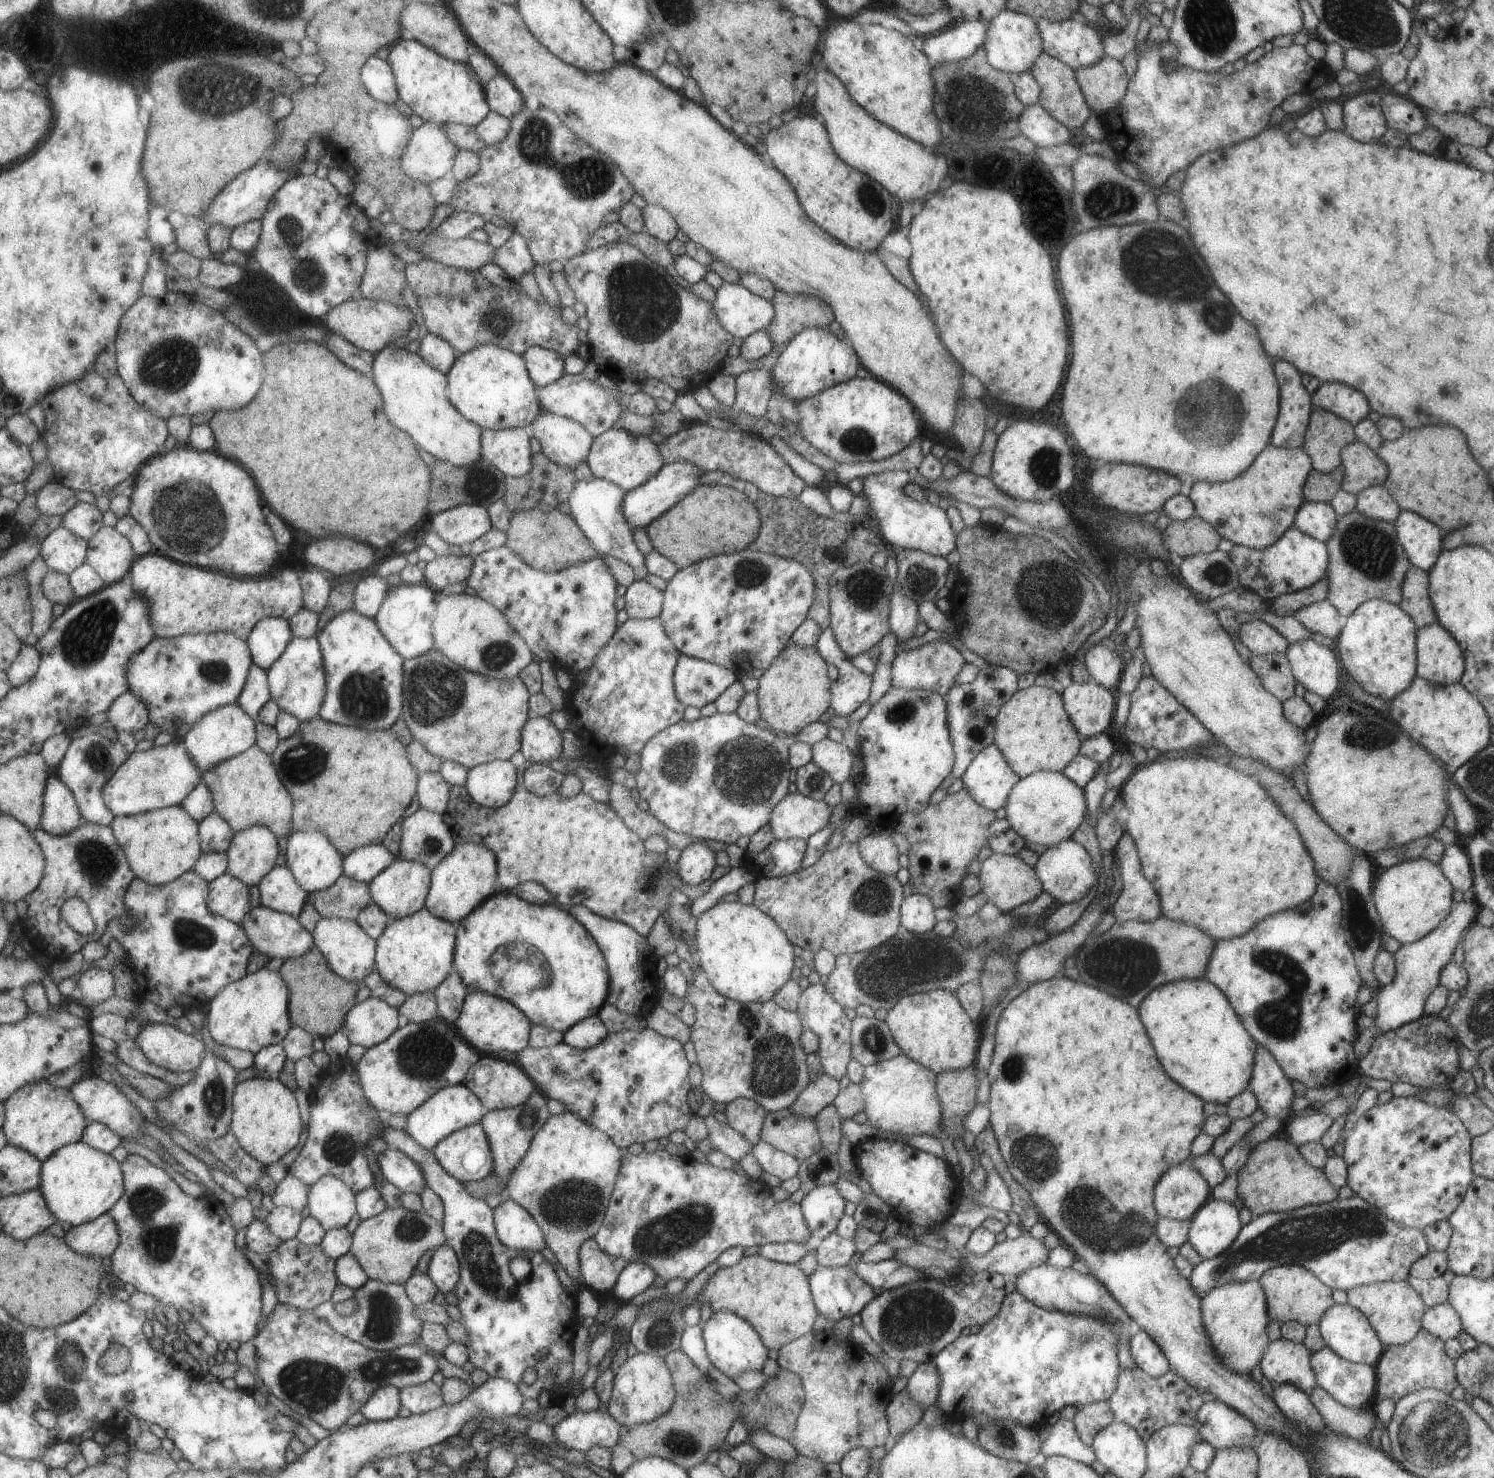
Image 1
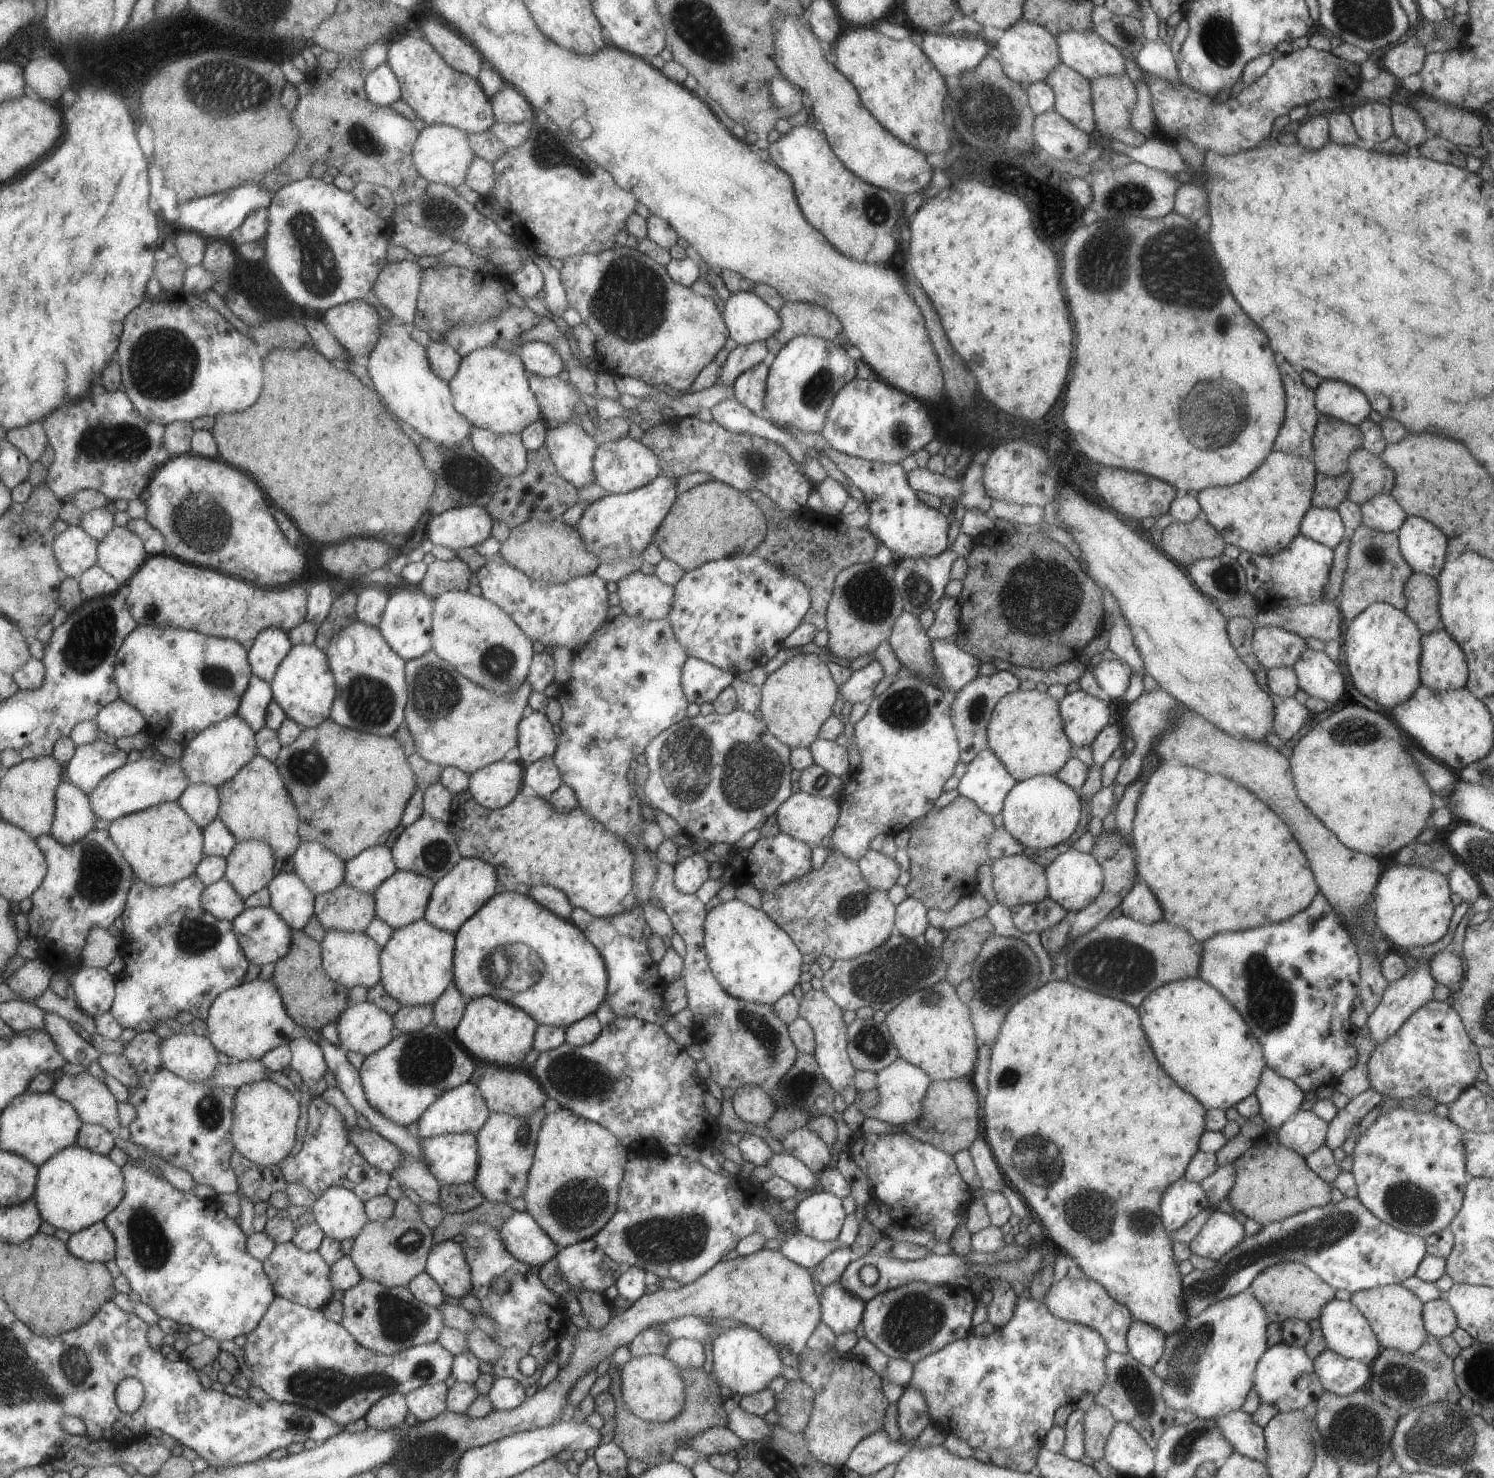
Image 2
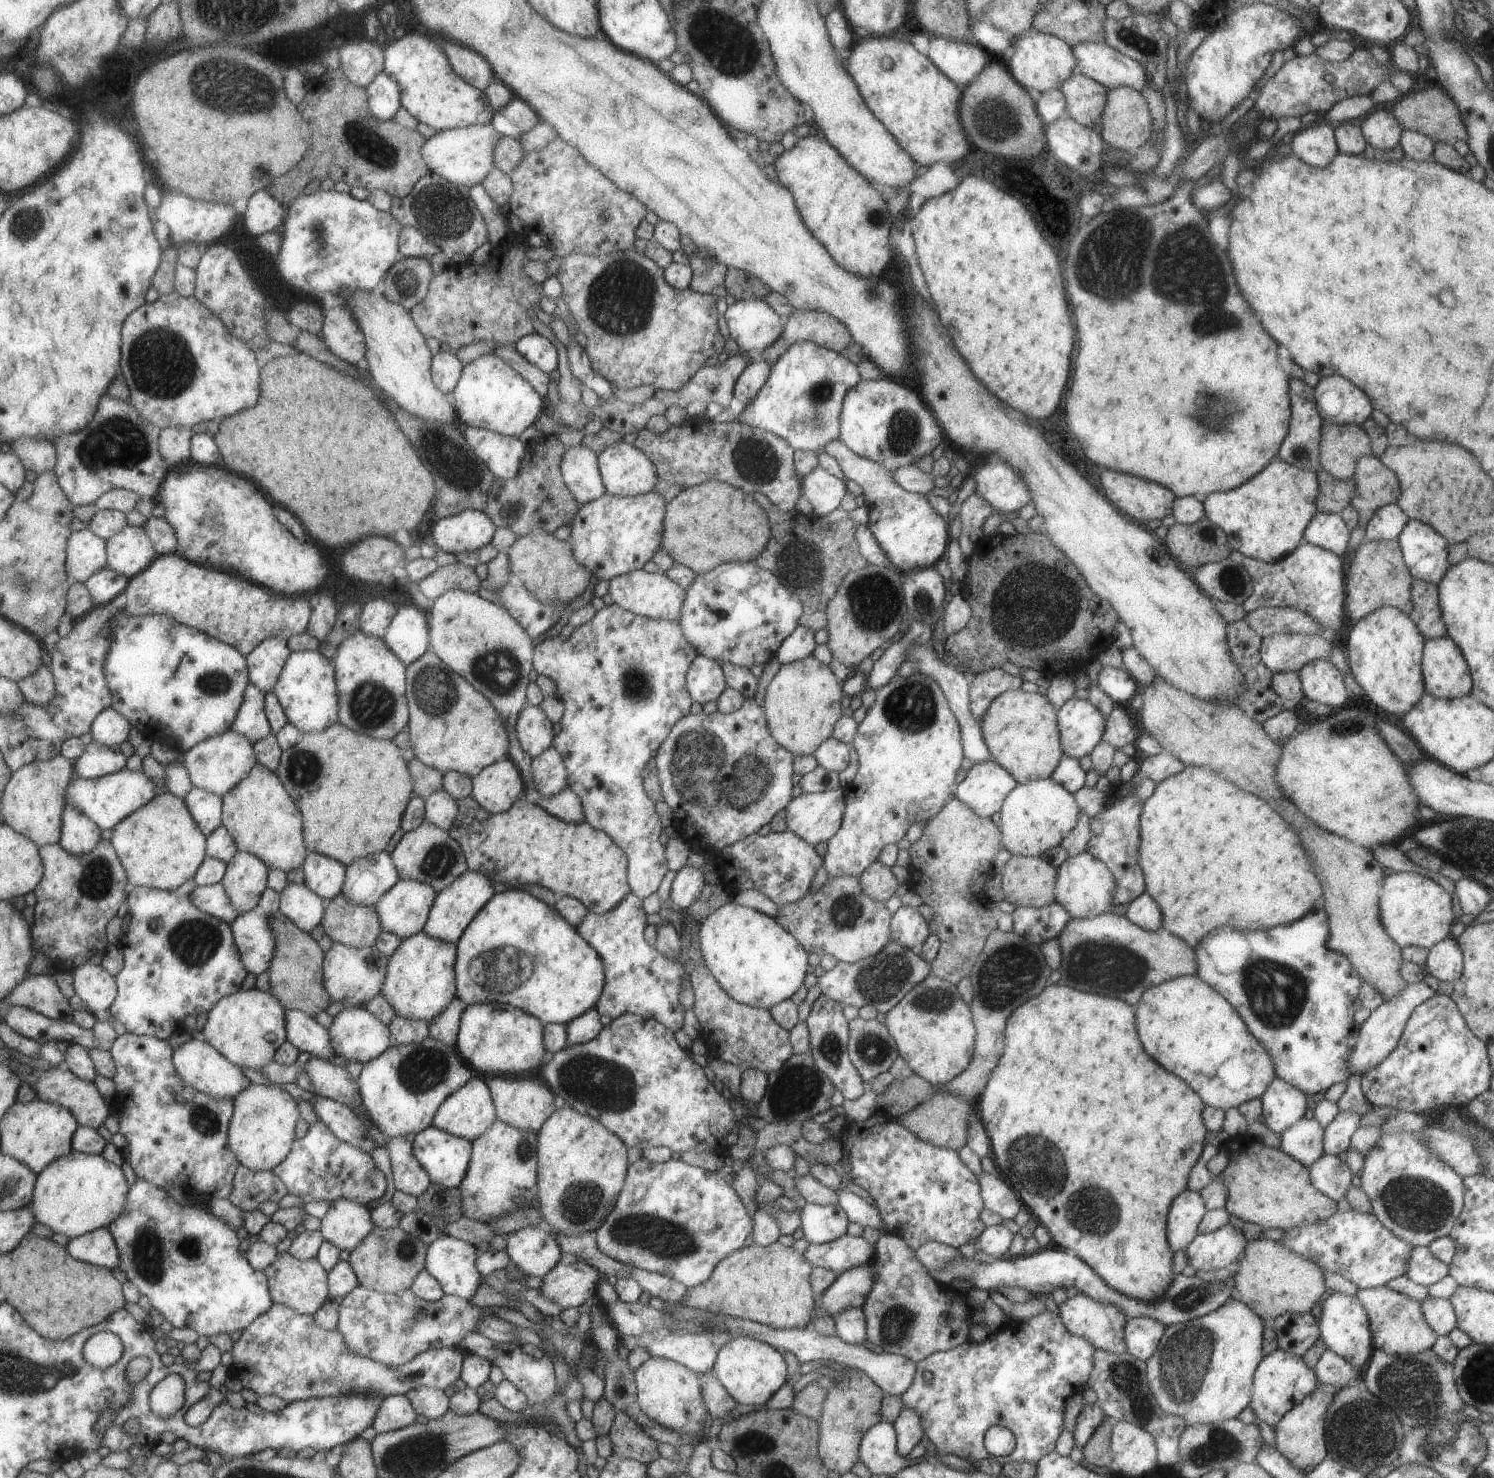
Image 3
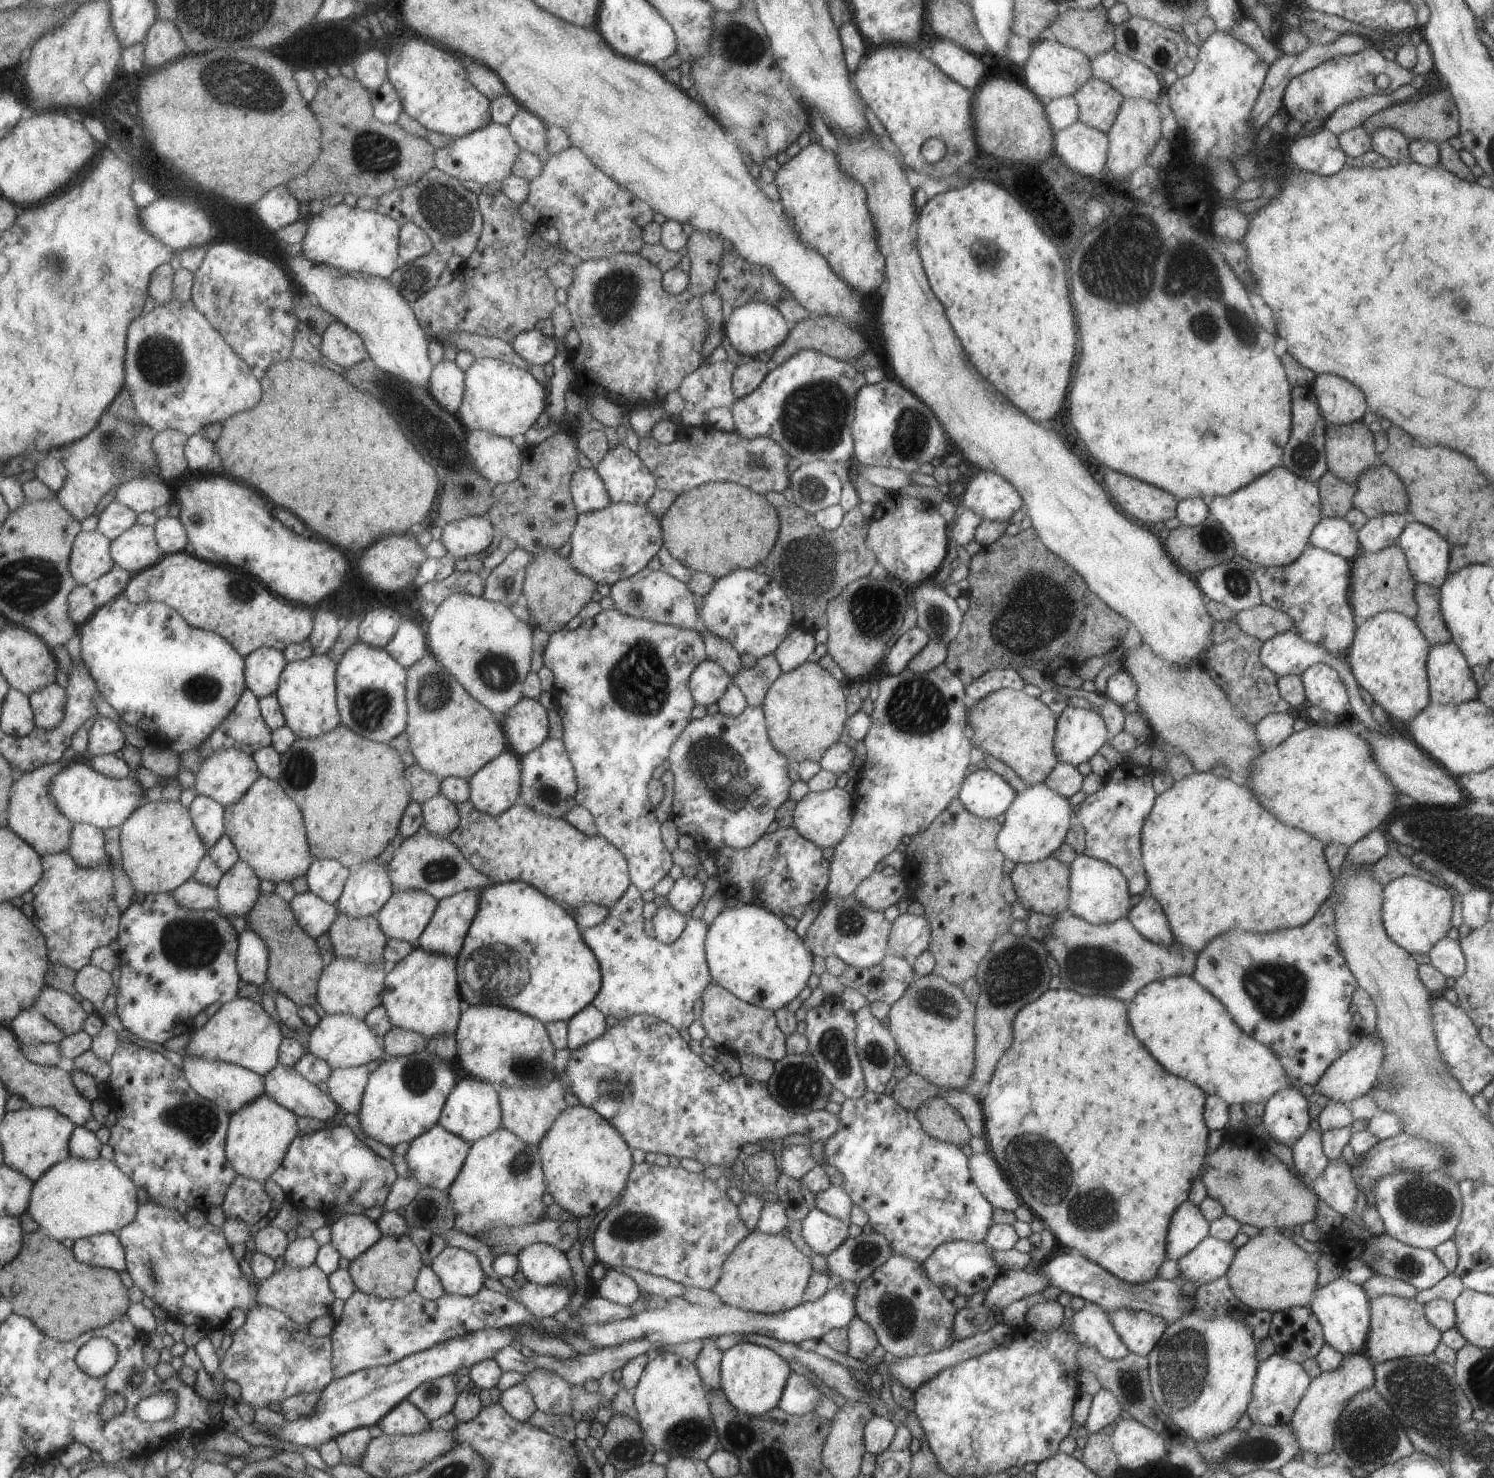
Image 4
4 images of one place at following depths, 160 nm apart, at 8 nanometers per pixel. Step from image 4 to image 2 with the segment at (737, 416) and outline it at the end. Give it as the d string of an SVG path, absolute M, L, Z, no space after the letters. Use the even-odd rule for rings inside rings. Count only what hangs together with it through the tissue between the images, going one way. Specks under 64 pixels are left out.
M799 335L785 343L775 354L768 367L764 397L764 418L779 428L797 429L802 433L819 433L826 419L826 412L831 408L834 396L842 386L856 378L856 361L847 355L847 351L836 342L819 337Z

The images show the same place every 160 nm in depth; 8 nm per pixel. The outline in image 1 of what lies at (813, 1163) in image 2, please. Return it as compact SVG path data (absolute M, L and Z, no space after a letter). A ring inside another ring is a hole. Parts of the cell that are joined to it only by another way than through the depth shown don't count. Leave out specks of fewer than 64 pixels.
M789 1109L766 1111L759 1140L802 1161L822 1146L814 1119L798 1117Z

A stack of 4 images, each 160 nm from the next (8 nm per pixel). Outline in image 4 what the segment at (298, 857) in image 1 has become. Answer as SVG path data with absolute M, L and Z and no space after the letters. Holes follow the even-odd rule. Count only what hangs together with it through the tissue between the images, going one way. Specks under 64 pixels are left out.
M313 859L304 875L311 893L335 904L350 871L335 859Z

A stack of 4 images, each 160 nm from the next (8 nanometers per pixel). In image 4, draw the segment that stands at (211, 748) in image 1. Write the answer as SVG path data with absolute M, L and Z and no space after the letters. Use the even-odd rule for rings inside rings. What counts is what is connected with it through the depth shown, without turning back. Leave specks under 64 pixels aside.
M236 748L221 749L207 757L194 774L194 789L197 795L213 799L221 806L237 804L248 788L258 779L259 771L251 755Z

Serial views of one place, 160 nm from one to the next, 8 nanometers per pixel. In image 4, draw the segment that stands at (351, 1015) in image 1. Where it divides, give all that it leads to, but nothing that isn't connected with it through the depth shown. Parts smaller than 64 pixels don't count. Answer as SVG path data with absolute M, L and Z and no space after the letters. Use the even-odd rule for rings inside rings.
M346 1014L324 1015L308 1034L311 1055L325 1061L333 1069L344 1069L367 1064L371 1060L384 1058L382 1037L369 1030L365 1021Z

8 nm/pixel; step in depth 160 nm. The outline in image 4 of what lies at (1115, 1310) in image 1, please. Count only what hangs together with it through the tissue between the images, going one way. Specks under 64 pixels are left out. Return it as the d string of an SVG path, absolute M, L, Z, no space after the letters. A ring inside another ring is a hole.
M1086 1302L1084 1307L1077 1312L1070 1313L1068 1317L1071 1320L1074 1338L1080 1345L1093 1347L1101 1357L1110 1361L1127 1356L1128 1348L1123 1344L1113 1326L1111 1326L1106 1311L1102 1307Z

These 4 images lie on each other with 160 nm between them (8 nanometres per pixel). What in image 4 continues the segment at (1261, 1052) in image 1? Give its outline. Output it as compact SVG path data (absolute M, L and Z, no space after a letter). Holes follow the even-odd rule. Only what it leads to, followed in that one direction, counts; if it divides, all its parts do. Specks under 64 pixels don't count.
M1289 1087L1278 1090L1263 1106L1262 1125L1268 1136L1287 1147L1309 1129L1307 1100L1298 1089Z

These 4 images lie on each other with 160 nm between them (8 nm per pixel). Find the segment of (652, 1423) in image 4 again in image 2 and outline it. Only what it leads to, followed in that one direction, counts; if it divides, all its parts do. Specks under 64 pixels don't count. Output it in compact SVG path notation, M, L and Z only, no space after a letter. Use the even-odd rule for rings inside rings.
M663 1355L631 1357L620 1368L620 1381L625 1406L641 1420L666 1423L682 1411L686 1384L680 1375L680 1368Z

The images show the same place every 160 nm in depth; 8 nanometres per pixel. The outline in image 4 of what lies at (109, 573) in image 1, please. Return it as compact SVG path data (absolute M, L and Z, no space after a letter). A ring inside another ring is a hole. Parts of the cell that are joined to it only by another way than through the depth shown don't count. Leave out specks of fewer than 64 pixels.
M143 523L134 524L112 539L110 550L113 562L133 574L152 567L163 556L154 528Z

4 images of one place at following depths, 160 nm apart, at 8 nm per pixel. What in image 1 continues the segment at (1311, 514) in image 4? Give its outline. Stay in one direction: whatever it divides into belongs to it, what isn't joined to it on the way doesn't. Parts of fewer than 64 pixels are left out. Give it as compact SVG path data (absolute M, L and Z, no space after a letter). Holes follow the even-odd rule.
M1267 444L1247 470L1224 483L1194 482L1188 497L1193 503L1195 516L1208 522L1220 538L1231 541L1233 545L1261 550L1274 543L1289 527L1293 526L1297 509L1305 501L1302 488L1311 469L1310 458L1302 448L1286 449Z

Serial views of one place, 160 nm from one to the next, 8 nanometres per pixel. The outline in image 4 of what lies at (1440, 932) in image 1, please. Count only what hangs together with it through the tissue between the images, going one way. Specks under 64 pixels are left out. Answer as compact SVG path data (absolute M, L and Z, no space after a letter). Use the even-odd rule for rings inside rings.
M1362 1035L1356 1047L1346 1050L1339 1058L1336 1058L1317 1079L1314 1084L1314 1092L1319 1093L1331 1103L1348 1104L1354 1098L1369 1094L1376 1078L1381 1072L1381 1059L1384 1048L1380 1041L1371 1035Z

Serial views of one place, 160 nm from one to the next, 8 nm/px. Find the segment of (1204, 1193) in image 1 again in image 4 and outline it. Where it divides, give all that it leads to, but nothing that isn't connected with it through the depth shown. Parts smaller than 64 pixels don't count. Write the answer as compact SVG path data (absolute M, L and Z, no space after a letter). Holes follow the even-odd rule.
M1189 1201L1182 1202L1171 1215L1166 1232L1165 1258L1177 1260L1208 1236L1209 1223Z

